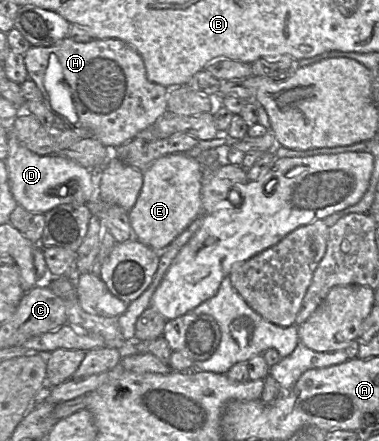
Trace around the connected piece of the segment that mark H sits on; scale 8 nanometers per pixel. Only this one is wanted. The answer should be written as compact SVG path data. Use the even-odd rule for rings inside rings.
M65 37L53 46L33 46L24 54L25 65L28 71L29 78L35 82L39 90L42 92L43 101L47 107L58 116L68 128L71 129L88 129L93 137L99 140L104 146L112 150L118 146L133 140L139 132L147 129L158 121L163 115L168 112L168 94L169 89L165 86L154 83L148 80L145 63L140 54L130 45L119 39L92 39L88 42L76 42L71 38Z

